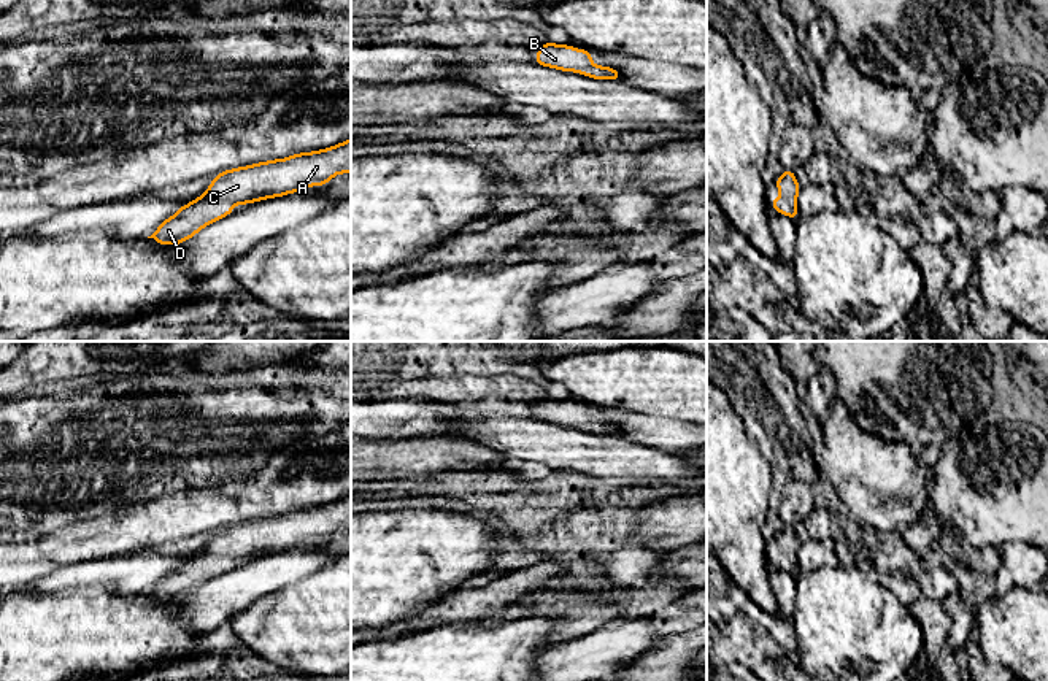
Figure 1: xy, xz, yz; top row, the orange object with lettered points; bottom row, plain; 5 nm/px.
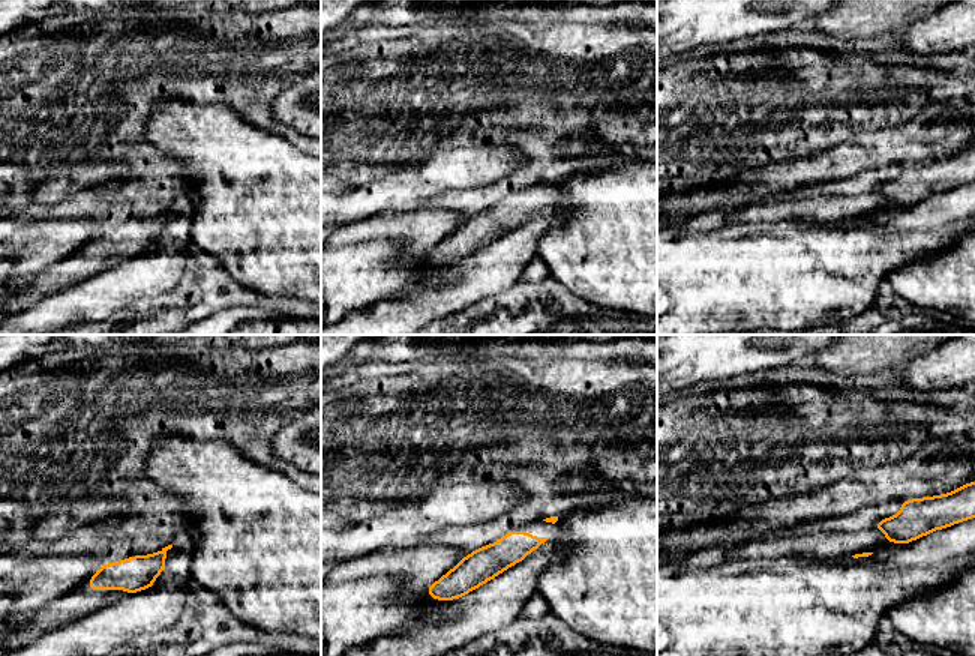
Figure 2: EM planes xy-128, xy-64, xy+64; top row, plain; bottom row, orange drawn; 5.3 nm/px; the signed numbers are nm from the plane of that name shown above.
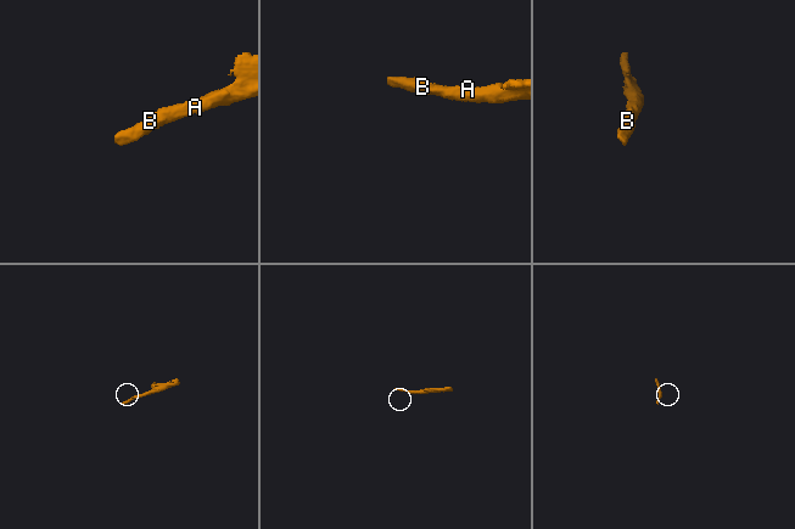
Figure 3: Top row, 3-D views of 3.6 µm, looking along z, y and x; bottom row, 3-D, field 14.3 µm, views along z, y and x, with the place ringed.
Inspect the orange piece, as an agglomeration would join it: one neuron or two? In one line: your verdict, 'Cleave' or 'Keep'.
Keep

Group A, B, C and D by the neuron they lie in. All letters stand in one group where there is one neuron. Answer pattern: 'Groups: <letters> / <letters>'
Groups: A B C D

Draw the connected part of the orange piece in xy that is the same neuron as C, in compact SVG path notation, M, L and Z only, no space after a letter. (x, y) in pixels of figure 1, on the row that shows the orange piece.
M351 138L322 151L224 170L203 195L181 206L148 238L157 244L179 244L229 216L235 205L283 197L314 184L324 186L340 173L351 173Z

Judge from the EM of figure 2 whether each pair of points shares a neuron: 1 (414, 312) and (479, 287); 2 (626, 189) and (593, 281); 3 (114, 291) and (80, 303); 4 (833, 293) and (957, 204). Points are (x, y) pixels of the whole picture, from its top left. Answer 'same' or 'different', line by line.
1: same
2: same
3: same
4: different

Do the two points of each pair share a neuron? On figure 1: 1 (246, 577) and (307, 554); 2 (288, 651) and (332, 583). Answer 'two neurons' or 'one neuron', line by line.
1: one neuron
2: one neuron

